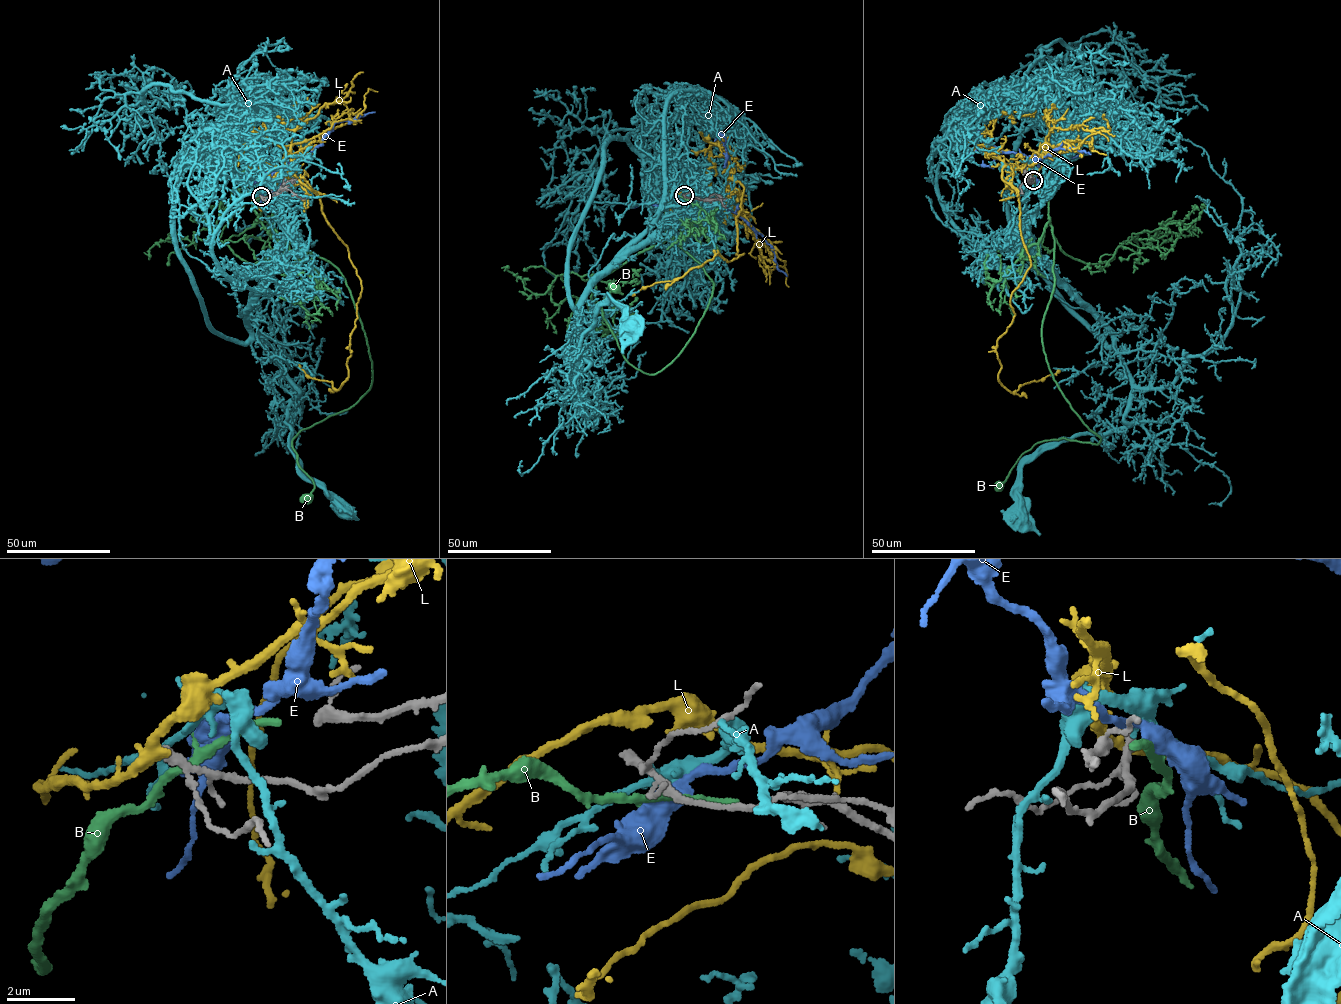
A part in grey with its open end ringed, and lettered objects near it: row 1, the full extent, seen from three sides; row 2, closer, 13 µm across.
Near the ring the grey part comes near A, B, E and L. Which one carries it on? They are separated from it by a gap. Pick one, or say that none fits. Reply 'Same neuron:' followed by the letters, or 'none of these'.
Same neuron: B

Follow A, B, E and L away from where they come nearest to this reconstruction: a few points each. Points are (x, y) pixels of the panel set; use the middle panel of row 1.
A: (684, 195), (685, 214), (591, 287), (576, 314), (582, 368), (581, 334), (600, 306), (619, 303), (633, 325)
B: (684, 197), (667, 203), (665, 227), (713, 286), (692, 337), (656, 374), (625, 358), (603, 318), (614, 288)
E: (684, 197), (701, 187), (709, 191), (713, 201), (744, 219), (762, 236), (775, 254), (777, 268), (786, 276)
L: (683, 193), (717, 196), (738, 189), (736, 255), (744, 253), (729, 262), (714, 255), (678, 278), (633, 295)

